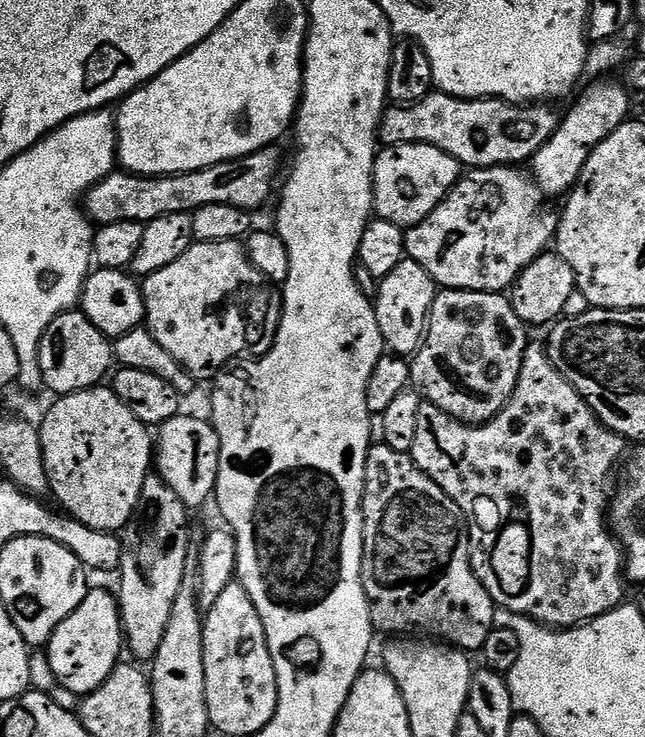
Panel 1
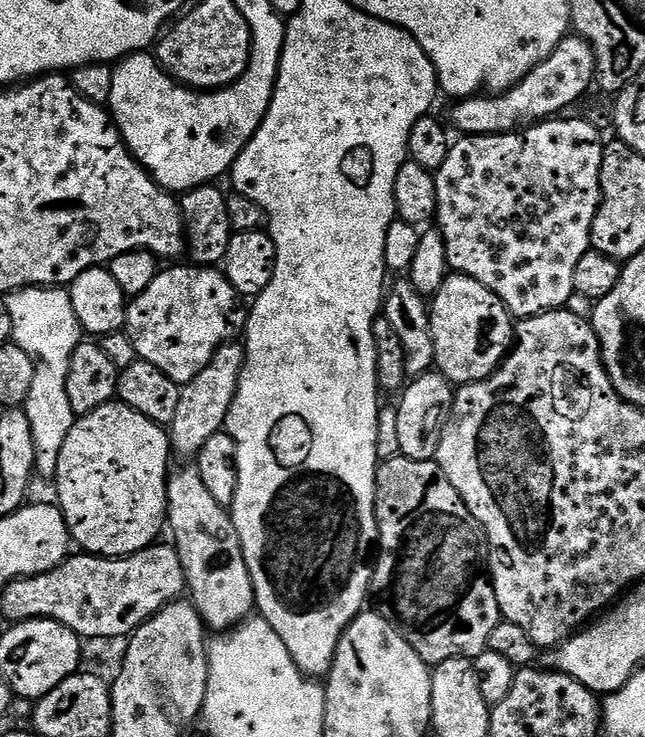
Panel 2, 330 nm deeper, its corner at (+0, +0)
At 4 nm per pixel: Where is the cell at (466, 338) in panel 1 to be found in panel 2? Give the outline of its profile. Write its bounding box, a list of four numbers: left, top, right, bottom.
[430,274,514,386]

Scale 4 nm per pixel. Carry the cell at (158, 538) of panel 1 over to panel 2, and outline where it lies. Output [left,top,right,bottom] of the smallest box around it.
[170,342,244,458]

